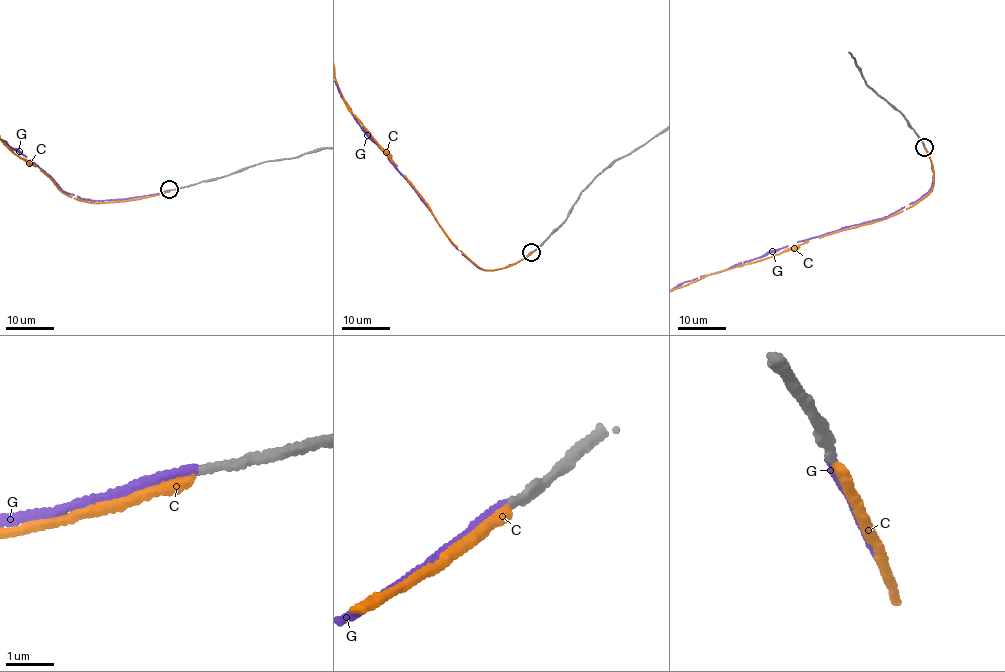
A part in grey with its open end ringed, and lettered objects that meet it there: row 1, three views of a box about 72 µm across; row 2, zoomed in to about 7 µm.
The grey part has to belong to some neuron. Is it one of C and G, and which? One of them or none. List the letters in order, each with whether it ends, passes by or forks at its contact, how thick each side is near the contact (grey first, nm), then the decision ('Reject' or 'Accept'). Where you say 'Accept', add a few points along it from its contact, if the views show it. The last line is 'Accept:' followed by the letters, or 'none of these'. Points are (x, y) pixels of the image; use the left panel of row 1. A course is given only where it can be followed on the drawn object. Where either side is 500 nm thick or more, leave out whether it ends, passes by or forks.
C: It ends there. Thickness 170 nm (grey) against 190 nm. Reject
G: It ends there. Thickness 170 nm (grey) against 180 nm. Accept
Accept: G

